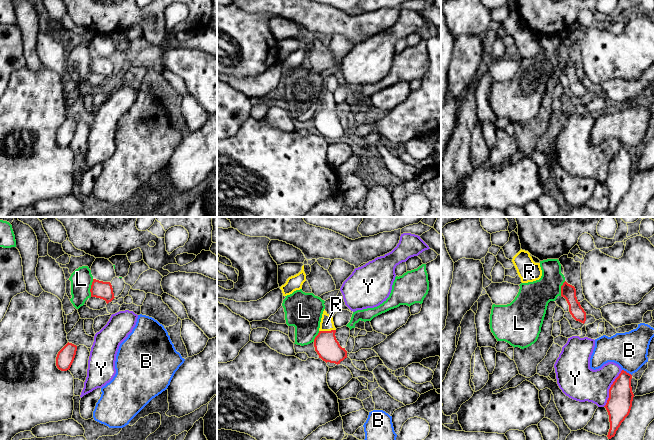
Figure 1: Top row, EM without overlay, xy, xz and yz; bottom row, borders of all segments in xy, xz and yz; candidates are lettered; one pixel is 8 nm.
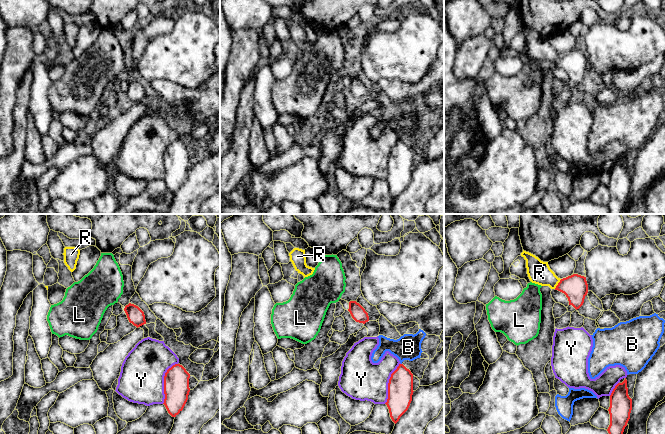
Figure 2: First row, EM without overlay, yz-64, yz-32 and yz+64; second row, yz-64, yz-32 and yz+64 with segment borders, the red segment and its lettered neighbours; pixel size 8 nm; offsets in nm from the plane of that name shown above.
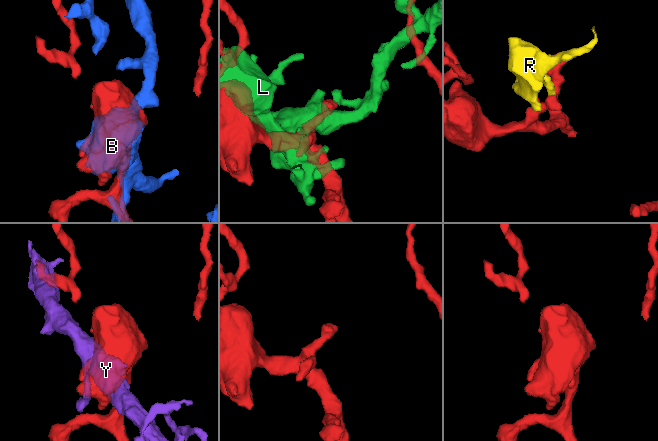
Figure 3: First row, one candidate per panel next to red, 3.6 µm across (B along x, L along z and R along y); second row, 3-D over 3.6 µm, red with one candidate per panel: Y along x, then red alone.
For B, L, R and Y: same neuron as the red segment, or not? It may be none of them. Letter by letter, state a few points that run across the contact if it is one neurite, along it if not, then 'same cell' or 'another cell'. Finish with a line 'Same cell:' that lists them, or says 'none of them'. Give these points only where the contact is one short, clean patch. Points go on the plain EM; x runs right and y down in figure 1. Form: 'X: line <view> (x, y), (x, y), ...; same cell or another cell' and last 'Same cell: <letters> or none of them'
B: another cell
L: another cell
R: line xz (326, 121), (327, 107), (326, 100); same cell
Y: another cell
Same cell: R

